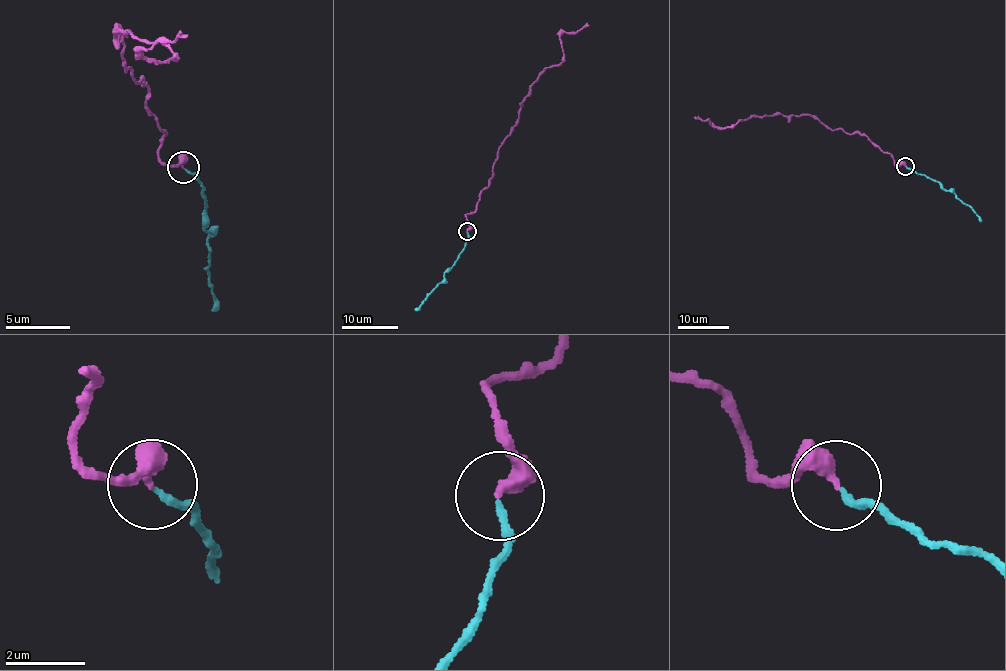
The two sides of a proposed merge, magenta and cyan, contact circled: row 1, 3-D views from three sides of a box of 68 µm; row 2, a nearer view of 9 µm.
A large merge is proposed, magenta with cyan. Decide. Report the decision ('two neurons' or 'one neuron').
one neuron

